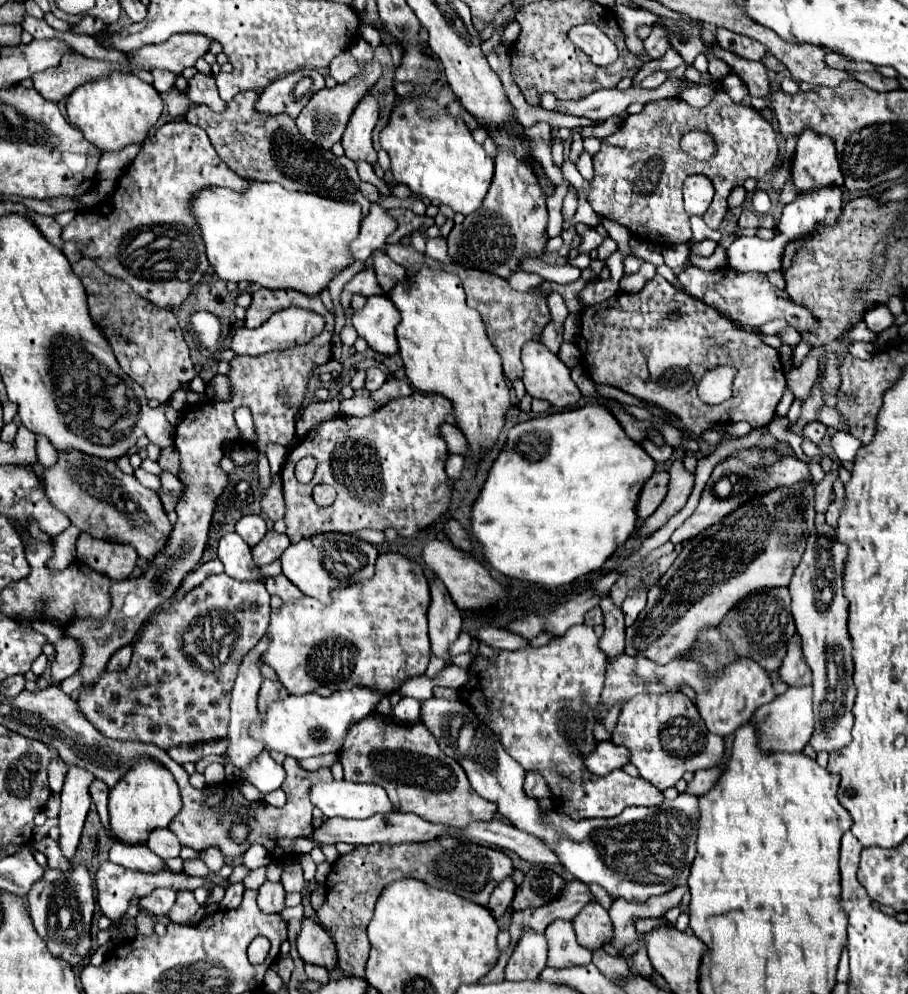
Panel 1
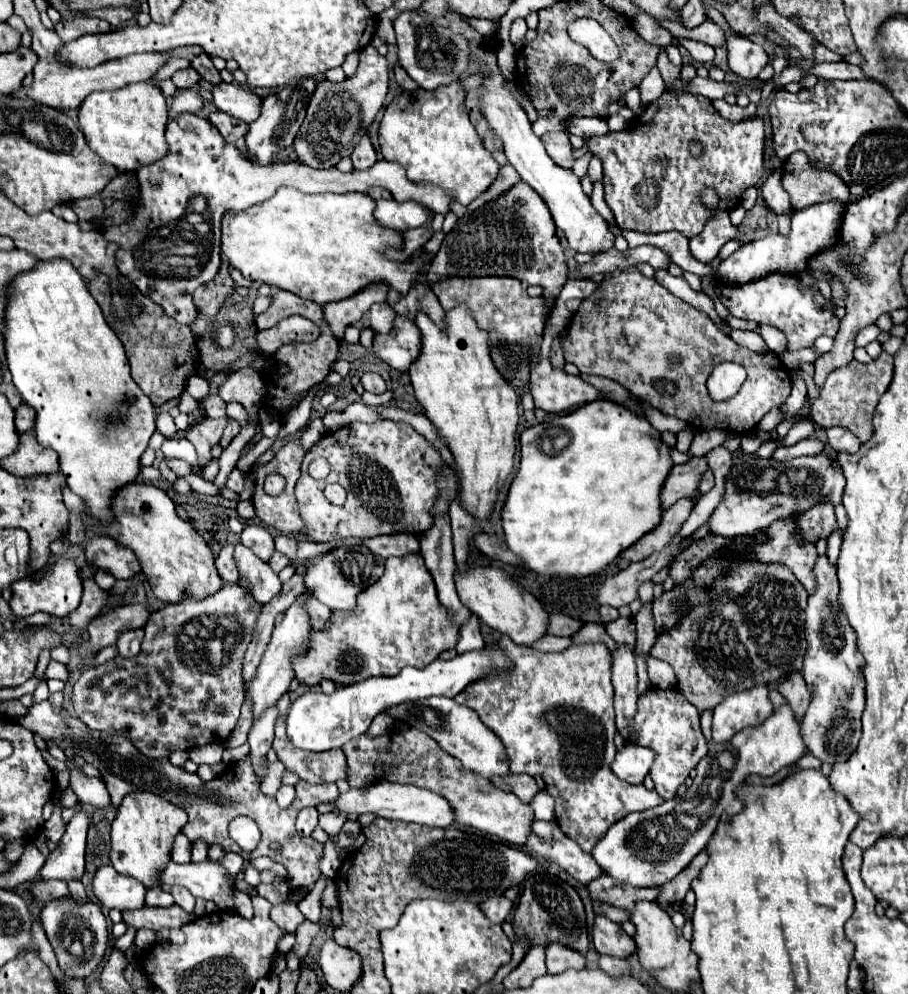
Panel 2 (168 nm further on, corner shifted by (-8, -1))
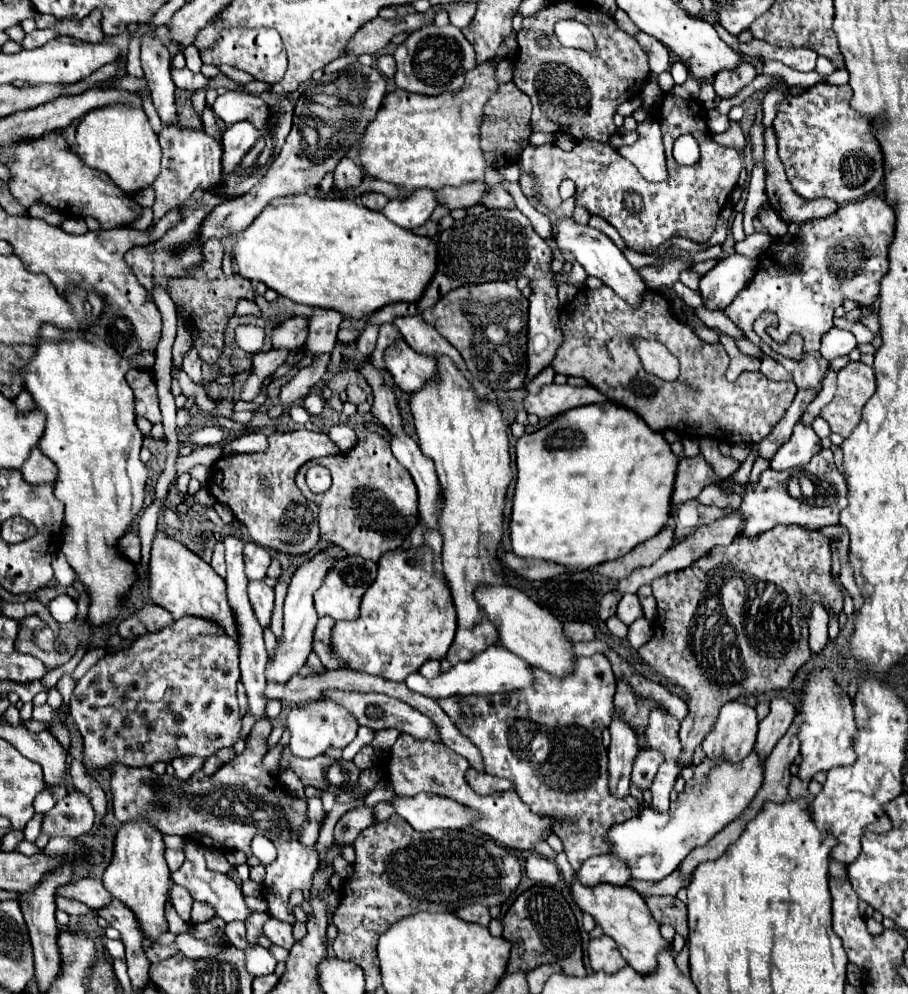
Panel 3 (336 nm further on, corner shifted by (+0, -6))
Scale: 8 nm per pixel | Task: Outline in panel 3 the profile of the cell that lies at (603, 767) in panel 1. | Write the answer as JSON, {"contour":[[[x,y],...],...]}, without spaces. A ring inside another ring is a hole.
{"contour":[[[642,750],[634,758],[632,778],[630,778],[630,794],[638,800],[642,800],[642,792],[648,790],[648,784],[652,784],[652,776],[656,776],[656,770],[660,766],[660,754],[652,750]]]}

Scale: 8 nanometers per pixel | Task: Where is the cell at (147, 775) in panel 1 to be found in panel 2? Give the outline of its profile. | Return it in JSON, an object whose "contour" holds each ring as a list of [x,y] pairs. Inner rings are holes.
{"contour":[[[136,791],[126,795],[112,823],[112,867],[122,875],[138,879],[140,883],[144,883],[146,889],[156,887],[156,871],[160,871],[160,867],[170,861],[174,837],[182,831],[186,819],[188,815],[180,807],[174,807],[172,803],[148,791]]]}

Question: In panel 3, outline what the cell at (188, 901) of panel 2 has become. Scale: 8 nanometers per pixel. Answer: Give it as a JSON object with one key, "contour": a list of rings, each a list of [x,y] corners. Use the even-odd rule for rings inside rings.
{"contour":[[[174,886],[172,890],[170,890],[170,902],[172,902],[172,906],[176,908],[176,912],[178,912],[178,916],[182,918],[182,920],[190,920],[190,910],[192,910],[192,896],[188,894],[188,890],[186,888],[180,888],[180,886]]]}

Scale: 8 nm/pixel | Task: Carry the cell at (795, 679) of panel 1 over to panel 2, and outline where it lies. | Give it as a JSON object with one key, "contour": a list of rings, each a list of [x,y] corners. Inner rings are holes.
{"contour":[[[792,673],[786,681],[780,683],[778,691],[784,695],[784,699],[792,707],[794,715],[798,719],[802,719],[804,713],[806,713],[806,709],[808,709],[808,705],[810,705],[810,699],[812,699],[812,693],[808,691],[804,677],[800,673]]]}

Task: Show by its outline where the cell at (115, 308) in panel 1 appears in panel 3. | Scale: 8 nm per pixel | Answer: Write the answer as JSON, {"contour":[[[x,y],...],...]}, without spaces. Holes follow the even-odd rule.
{"contour":[[[130,370],[126,374],[126,380],[128,380],[128,384],[136,396],[136,414],[144,416],[152,424],[162,422],[154,376],[148,376],[146,370]]]}

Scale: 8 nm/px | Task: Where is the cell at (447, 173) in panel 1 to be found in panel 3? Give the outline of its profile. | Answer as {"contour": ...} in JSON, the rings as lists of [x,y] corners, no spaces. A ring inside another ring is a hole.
{"contour":[[[496,62],[478,64],[466,74],[464,86],[456,92],[444,92],[438,96],[412,94],[400,88],[390,92],[360,142],[360,162],[366,174],[376,176],[378,180],[404,184],[408,190],[436,190],[468,182],[484,182],[486,162],[478,146],[478,126],[480,116],[484,116],[484,100],[488,100],[492,88],[498,88],[494,68]]]}

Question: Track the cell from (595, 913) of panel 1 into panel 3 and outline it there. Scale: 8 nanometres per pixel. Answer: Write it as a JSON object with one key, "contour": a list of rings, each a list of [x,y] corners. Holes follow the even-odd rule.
{"contour":[[[608,936],[592,938],[588,944],[588,956],[592,970],[602,970],[606,974],[614,974],[626,966],[626,960],[616,948],[616,942]]]}

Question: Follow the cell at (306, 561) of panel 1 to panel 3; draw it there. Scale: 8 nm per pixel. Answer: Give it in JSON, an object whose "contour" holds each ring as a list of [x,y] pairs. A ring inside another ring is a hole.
{"contour":[[[348,558],[326,572],[322,586],[314,594],[314,606],[318,616],[330,616],[334,620],[356,620],[360,616],[360,600],[370,584],[348,584]]]}

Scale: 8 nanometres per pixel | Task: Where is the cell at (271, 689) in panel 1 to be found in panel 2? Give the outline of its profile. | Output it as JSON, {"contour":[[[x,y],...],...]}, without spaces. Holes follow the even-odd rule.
{"contour":[[[282,695],[276,703],[280,717],[276,723],[276,737],[272,749],[276,751],[278,759],[286,765],[288,771],[296,773],[300,779],[308,783],[334,783],[346,779],[346,757],[342,749],[332,749],[326,753],[310,753],[294,747],[286,735],[286,713],[291,706],[288,695]]]}

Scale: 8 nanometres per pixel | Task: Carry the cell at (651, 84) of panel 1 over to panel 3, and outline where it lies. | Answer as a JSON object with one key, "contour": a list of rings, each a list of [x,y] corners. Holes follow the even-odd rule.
{"contour":[[[640,32],[640,34],[636,36],[636,40],[638,40],[640,46],[648,52],[648,56],[650,56],[650,70],[652,70],[654,74],[660,74],[660,72],[664,72],[664,70],[670,68],[668,48],[666,48],[664,44],[660,44],[656,38],[652,38],[652,36],[644,34],[644,32]]]}

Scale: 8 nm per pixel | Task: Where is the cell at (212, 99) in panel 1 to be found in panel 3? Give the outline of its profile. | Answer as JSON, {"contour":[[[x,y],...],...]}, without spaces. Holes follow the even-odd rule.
{"contour":[[[226,92],[218,96],[212,104],[212,110],[226,122],[226,126],[248,120],[260,128],[260,124],[264,124],[264,116],[268,116],[268,106],[264,100],[246,92]]]}

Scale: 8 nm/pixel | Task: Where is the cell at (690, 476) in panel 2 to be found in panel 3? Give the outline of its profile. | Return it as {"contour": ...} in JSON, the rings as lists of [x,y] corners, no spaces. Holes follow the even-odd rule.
{"contour":[[[702,456],[684,458],[676,470],[676,482],[672,492],[672,506],[696,498],[706,484],[718,484],[720,478],[710,470]]]}

